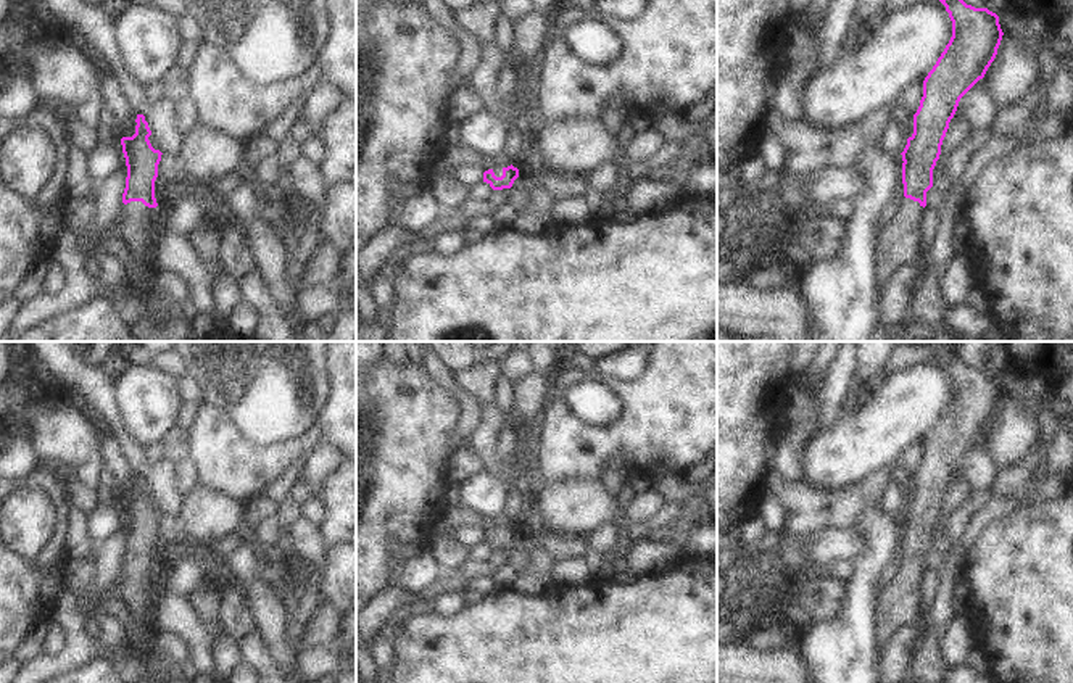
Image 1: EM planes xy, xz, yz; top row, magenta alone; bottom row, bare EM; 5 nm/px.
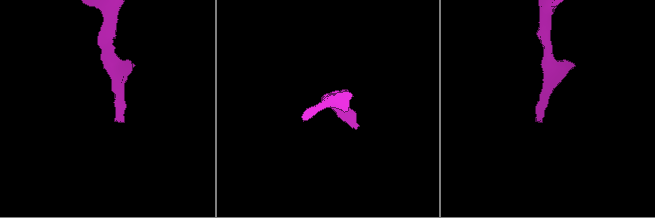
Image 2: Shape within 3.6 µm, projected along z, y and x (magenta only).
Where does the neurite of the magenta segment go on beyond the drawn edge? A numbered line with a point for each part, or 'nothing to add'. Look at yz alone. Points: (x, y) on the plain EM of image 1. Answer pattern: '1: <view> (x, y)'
1: yz (899, 604)

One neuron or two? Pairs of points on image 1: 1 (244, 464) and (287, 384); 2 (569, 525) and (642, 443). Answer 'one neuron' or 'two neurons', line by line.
1: two neurons
2: two neurons

